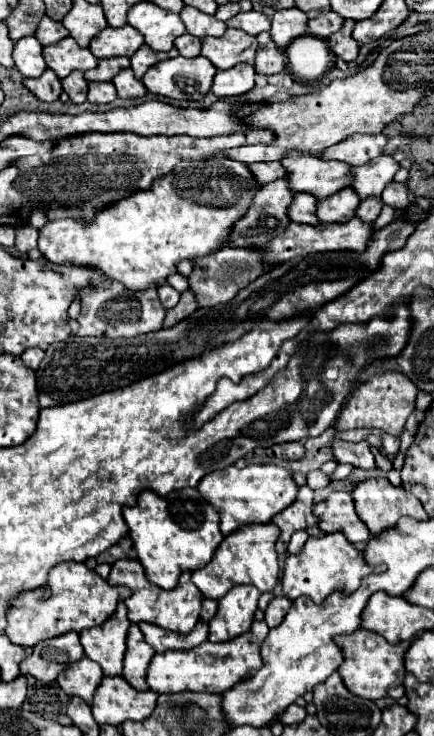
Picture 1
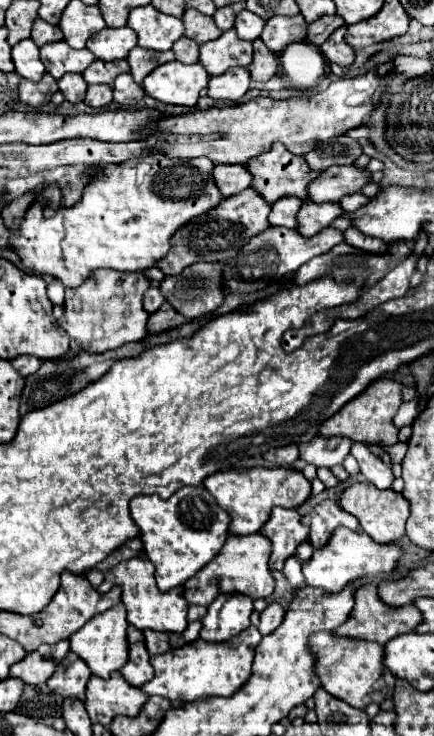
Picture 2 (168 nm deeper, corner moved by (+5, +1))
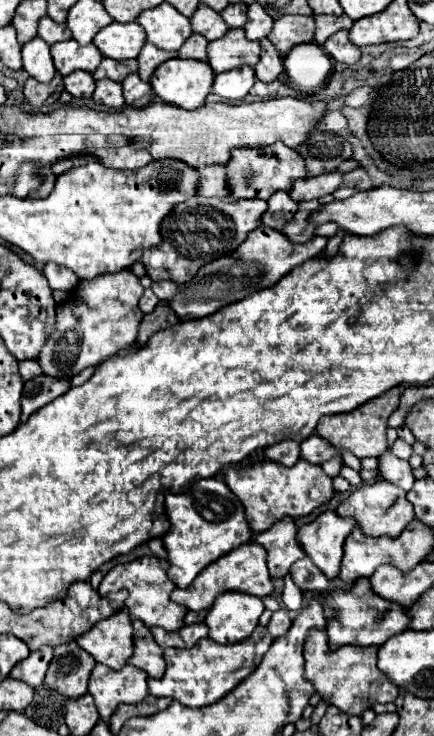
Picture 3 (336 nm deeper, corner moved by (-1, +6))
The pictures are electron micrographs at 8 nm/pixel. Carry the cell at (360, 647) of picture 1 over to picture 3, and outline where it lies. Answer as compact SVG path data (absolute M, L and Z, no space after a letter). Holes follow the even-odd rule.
M310 632L306 636L304 660L306 660L306 680L310 680L316 692L324 698L326 704L338 706L342 712L362 716L364 710L370 710L374 704L394 702L398 696L398 686L376 666L378 646L342 646L330 650L326 632Z

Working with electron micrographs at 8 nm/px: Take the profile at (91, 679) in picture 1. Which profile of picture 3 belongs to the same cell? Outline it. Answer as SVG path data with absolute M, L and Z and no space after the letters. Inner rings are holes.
M76 642L54 648L54 660L46 672L44 684L66 698L80 698L88 692L88 678L96 660L84 652Z

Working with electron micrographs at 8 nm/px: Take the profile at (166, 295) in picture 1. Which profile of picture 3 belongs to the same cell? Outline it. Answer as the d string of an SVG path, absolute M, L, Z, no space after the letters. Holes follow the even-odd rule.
M148 288L148 290L144 290L144 294L142 294L142 298L140 298L140 310L142 310L144 314L148 314L148 312L152 312L152 310L156 308L158 302L160 302L160 300L156 298L156 294Z

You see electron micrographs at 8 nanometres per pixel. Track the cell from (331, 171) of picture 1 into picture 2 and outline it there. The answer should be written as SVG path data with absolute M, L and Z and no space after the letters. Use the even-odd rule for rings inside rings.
M274 143L268 153L262 153L262 157L250 159L246 169L250 169L250 175L254 177L250 187L262 193L268 203L278 201L280 197L306 199L306 185L318 175L316 171L310 171L304 157L290 153L284 145L278 143Z

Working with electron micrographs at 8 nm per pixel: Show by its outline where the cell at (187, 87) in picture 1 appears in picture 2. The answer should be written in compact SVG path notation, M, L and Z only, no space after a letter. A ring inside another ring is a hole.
M170 61L154 69L142 87L146 95L172 105L194 107L200 99L200 93L206 89L210 75L200 63L184 65L180 61Z

